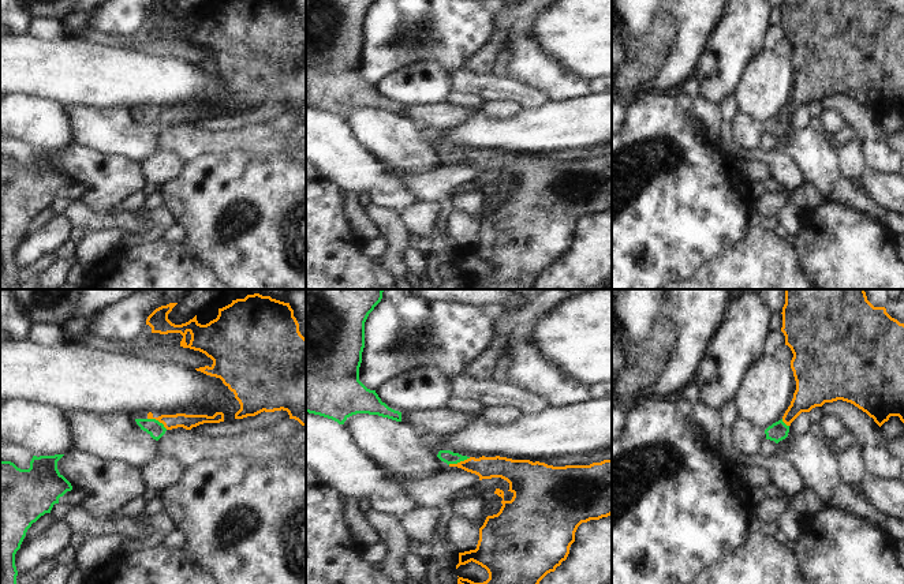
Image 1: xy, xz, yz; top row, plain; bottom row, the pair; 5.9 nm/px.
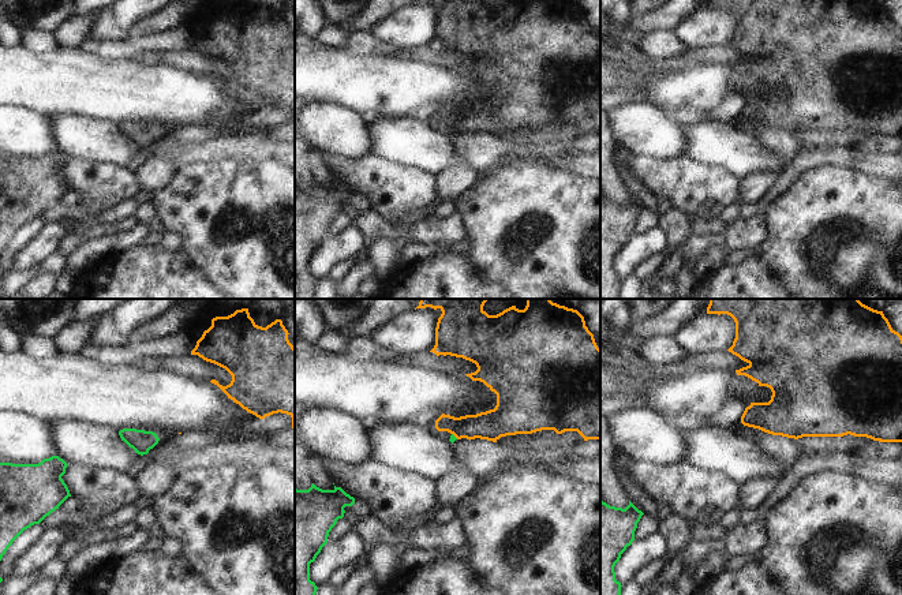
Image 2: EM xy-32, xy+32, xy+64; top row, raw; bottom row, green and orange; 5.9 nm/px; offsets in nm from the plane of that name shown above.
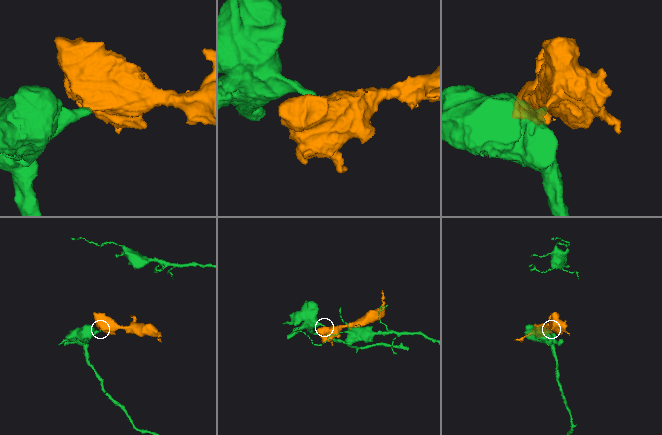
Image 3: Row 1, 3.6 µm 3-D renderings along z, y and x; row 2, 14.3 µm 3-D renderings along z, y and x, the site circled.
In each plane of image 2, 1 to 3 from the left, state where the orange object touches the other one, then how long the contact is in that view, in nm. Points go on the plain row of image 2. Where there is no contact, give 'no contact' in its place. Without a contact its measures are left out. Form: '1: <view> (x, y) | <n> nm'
1: no contact
2: xy+32 (453, 130) | 50 nm
3: no contact

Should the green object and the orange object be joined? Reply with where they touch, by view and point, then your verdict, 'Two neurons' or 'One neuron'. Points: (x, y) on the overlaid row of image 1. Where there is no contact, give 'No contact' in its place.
Touches green at xz (459, 461). One neuron.

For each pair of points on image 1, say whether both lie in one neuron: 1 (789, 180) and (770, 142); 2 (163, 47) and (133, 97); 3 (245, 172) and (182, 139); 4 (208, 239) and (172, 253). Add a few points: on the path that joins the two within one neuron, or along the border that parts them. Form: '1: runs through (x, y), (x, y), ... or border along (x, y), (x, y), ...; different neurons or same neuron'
1: border along (761, 146), (776, 148); different neurons
2: border along (127, 49), (156, 56), (176, 56), (189, 62); different neurons
3: border along (241, 149), (200, 153), (186, 164); different neurons
4: border along (172, 236), (210, 269); different neurons

